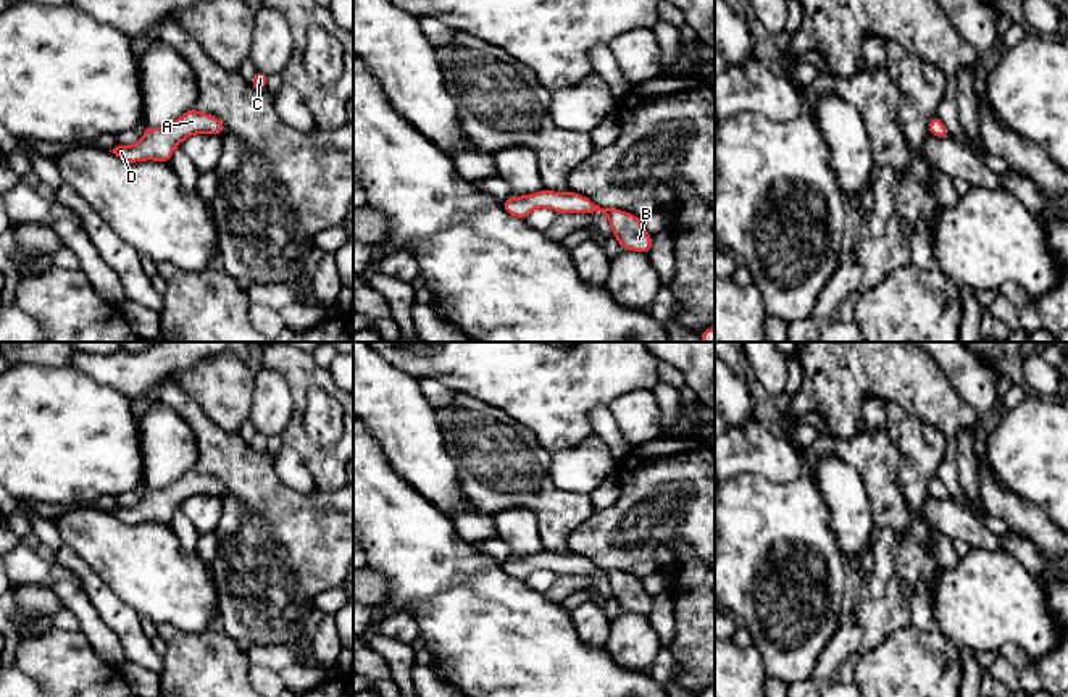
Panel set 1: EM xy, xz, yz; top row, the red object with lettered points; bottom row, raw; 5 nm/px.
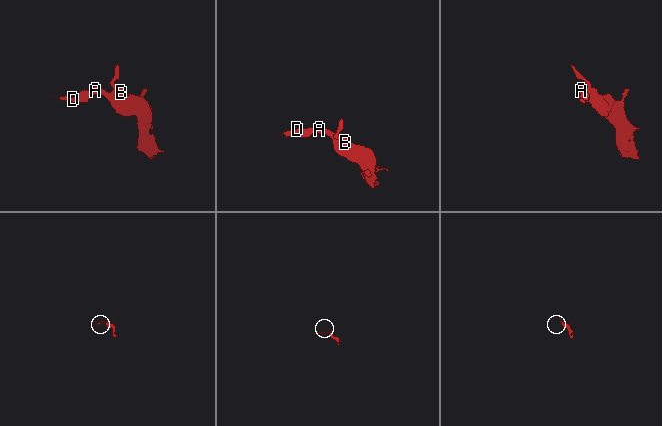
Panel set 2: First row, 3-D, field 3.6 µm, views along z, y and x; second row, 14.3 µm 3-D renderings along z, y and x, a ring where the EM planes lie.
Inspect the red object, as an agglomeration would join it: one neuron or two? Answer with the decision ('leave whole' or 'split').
leave whole

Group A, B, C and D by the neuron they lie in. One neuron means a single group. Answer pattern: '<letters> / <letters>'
A B C D

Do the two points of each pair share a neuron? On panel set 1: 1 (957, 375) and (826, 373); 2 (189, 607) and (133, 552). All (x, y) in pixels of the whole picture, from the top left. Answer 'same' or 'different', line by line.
1: different
2: same

